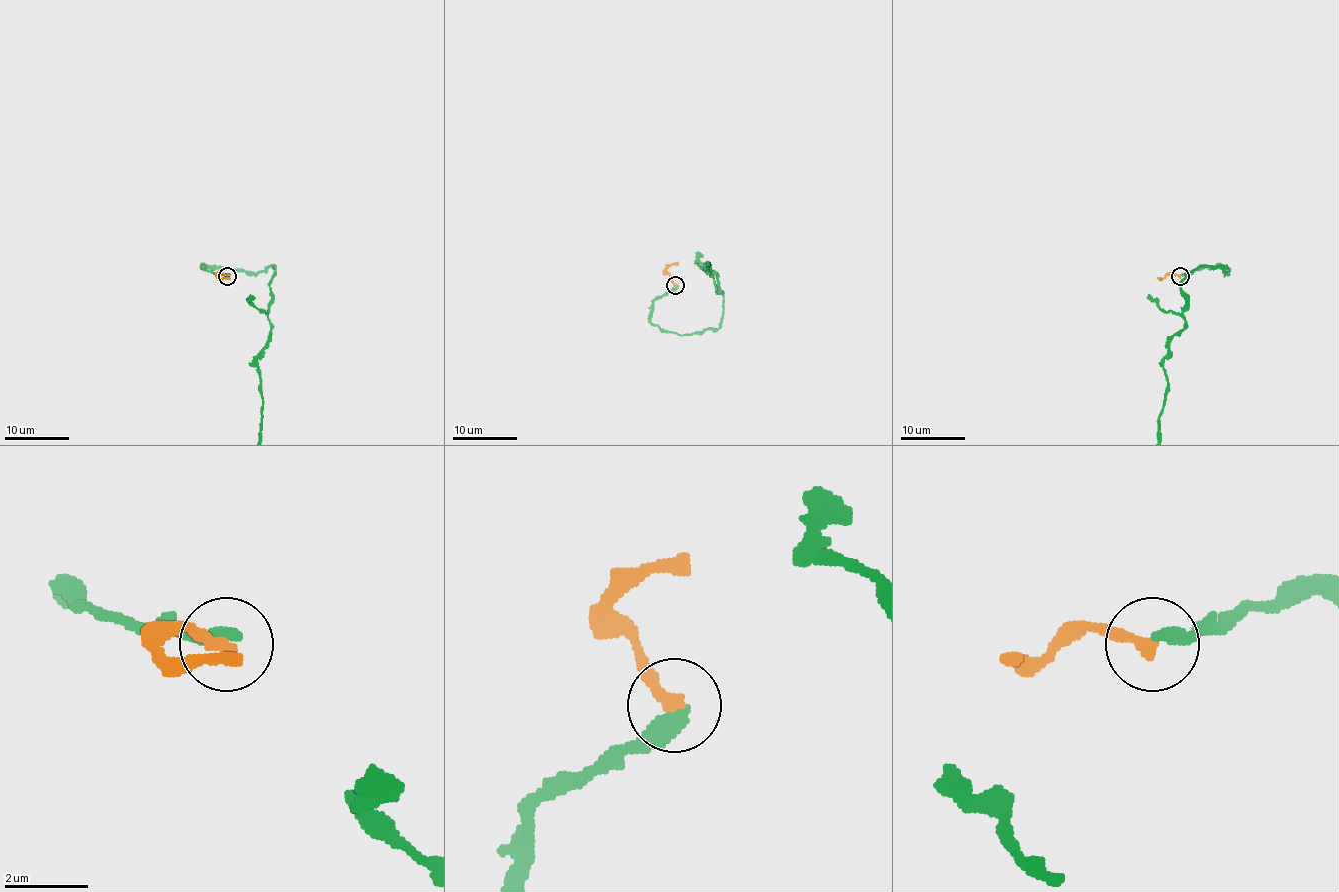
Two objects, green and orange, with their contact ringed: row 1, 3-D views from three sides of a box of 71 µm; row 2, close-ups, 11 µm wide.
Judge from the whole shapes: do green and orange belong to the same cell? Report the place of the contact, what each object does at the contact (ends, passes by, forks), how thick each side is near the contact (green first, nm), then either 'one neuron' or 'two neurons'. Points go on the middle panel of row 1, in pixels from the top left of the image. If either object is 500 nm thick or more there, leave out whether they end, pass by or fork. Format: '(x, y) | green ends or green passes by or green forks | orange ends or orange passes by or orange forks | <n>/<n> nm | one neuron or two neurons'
(675, 285) | green ends | orange ends | 400/320 nm | two neurons

